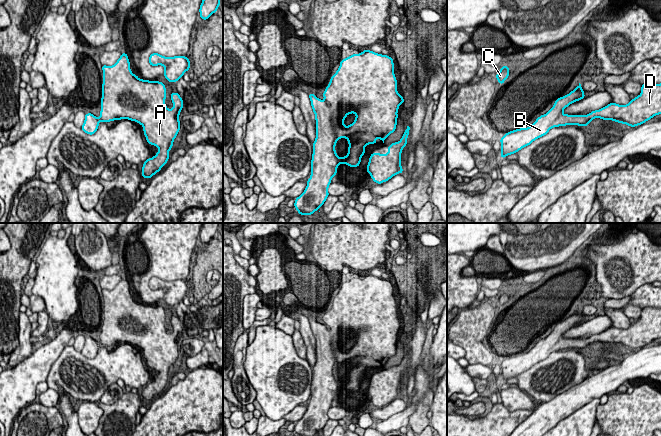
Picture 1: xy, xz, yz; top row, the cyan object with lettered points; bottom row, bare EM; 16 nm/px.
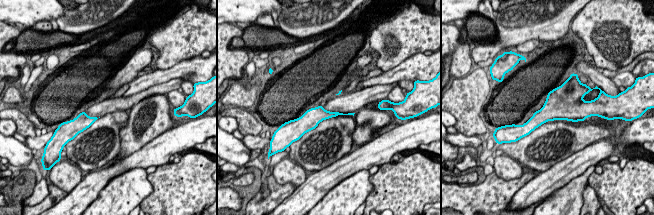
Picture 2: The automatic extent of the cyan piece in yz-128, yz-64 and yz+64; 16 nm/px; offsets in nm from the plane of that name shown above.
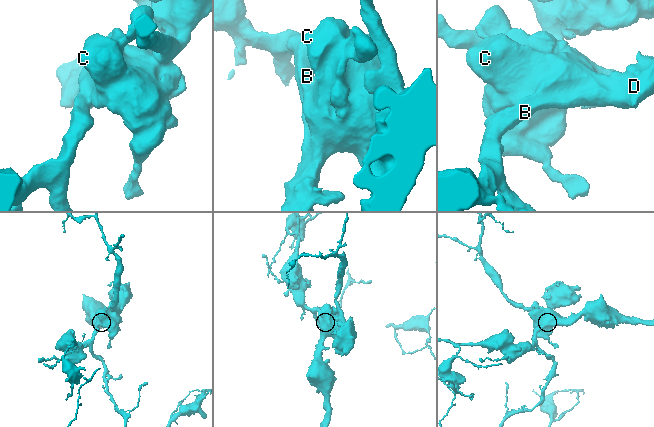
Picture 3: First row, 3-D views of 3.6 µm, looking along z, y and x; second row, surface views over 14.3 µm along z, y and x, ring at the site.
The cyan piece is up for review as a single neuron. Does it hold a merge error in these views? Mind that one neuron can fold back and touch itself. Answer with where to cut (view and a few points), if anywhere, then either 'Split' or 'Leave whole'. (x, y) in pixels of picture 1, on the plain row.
No split. Leave whole

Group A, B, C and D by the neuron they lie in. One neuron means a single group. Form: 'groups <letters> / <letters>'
groups A B C D

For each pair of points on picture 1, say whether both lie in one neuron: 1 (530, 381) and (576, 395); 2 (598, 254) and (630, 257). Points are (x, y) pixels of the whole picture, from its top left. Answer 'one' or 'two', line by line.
1: two
2: one

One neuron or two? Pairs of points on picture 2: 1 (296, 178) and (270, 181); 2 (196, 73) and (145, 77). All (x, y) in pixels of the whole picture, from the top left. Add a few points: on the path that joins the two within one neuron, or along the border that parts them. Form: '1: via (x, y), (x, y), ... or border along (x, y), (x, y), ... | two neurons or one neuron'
1: border along (272, 175), (281, 184), (293, 183), (296, 186) | two neurons
2: via (183, 73), (158, 76) | one neuron

